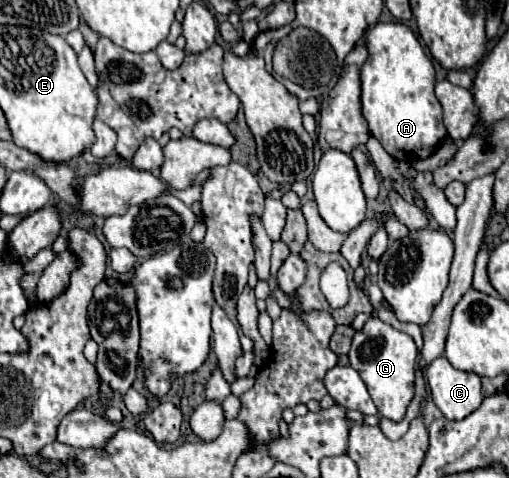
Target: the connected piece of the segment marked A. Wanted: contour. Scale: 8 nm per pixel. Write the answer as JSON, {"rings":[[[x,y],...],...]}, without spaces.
{"rings":[[[378,22],[366,32],[368,60],[362,66],[362,116],[368,122],[370,134],[384,146],[388,154],[398,160],[406,160],[406,154],[416,154],[416,150],[438,150],[446,138],[446,128],[442,124],[442,106],[434,96],[434,66],[426,52],[422,50],[414,32],[402,22]]]}

